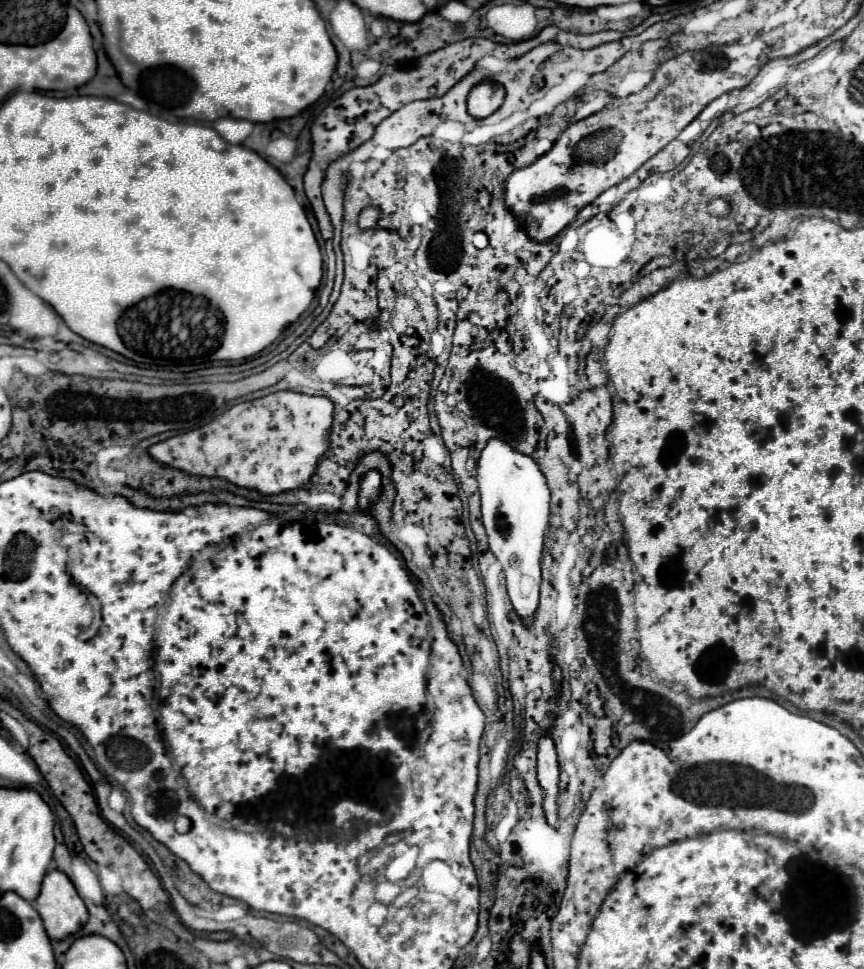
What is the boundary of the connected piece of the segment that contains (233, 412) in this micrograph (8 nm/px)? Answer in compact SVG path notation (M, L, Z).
M277 391L255 401L239 403L195 431L153 445L149 453L155 461L191 475L225 477L239 487L273 495L299 489L311 479L329 447L331 421L333 403L327 397Z

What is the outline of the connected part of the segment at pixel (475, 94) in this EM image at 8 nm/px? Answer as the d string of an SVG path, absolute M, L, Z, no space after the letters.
M483 81L471 89L467 97L467 111L475 119L485 119L499 109L505 99L505 89L499 83Z

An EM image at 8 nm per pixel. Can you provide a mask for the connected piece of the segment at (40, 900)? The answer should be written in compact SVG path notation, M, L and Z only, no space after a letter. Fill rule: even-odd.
M57 869L47 871L41 895L33 901L33 907L39 911L47 935L57 941L77 933L89 919L87 907L73 883Z

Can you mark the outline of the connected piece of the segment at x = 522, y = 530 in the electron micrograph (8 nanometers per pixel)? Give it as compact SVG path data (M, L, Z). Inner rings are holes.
M491 439L483 449L477 465L477 481L481 493L483 525L489 537L489 547L495 557L503 563L507 579L507 593L515 613L523 625L529 627L539 607L539 585L541 585L541 553L543 537L549 521L549 489L545 475L537 463L511 449L501 439Z

